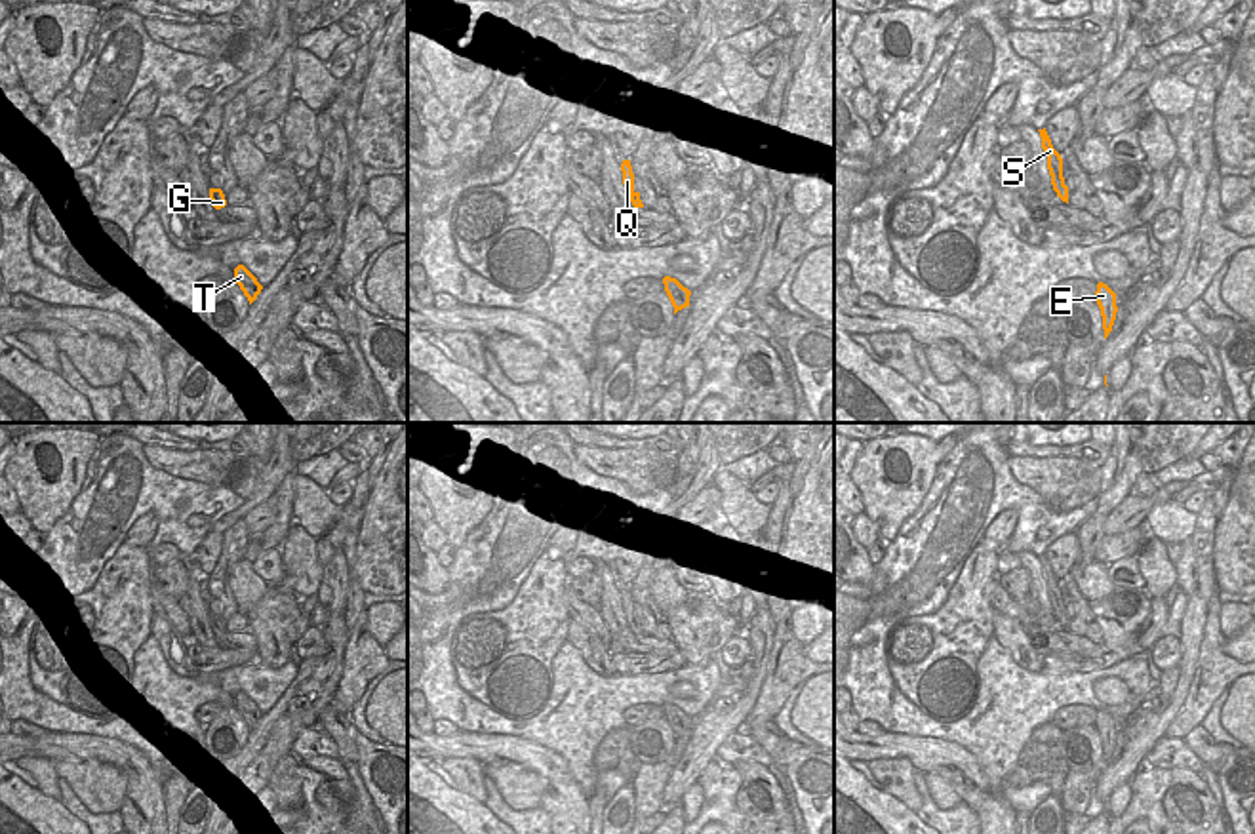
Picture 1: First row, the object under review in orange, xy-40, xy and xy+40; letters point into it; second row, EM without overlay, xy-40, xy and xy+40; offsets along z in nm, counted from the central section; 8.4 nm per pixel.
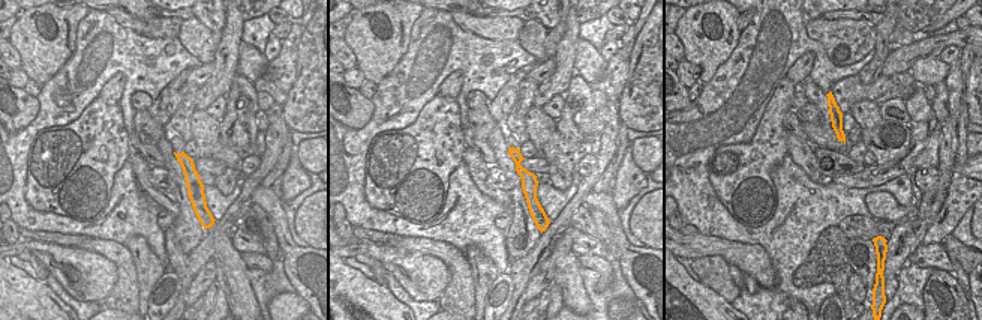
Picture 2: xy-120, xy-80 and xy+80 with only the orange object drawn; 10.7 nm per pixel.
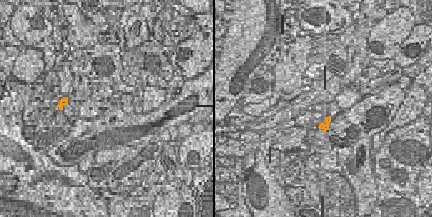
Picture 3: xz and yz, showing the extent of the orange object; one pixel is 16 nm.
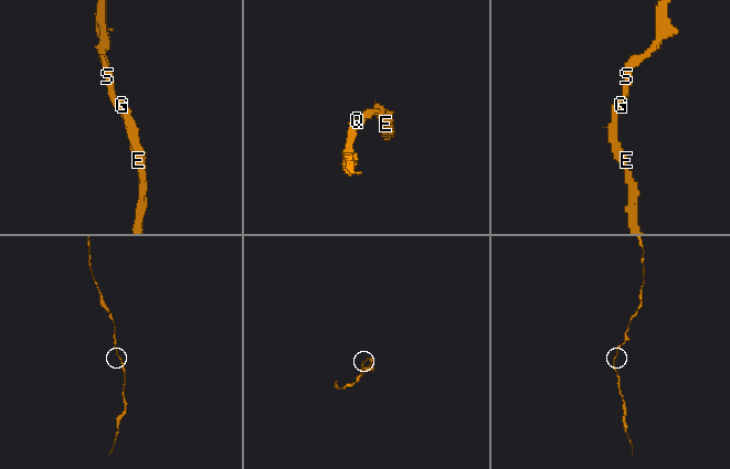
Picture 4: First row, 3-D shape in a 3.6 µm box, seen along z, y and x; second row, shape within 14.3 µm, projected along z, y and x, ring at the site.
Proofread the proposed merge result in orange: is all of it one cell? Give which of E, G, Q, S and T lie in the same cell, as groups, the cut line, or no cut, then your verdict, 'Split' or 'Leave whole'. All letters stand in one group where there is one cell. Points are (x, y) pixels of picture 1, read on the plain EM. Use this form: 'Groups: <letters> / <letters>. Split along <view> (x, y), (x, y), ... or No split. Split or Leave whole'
Groups: E G Q S T. No split. Leave whole.

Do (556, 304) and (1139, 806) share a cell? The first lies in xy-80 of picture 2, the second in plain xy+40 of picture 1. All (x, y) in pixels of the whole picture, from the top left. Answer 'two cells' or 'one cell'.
two cells

